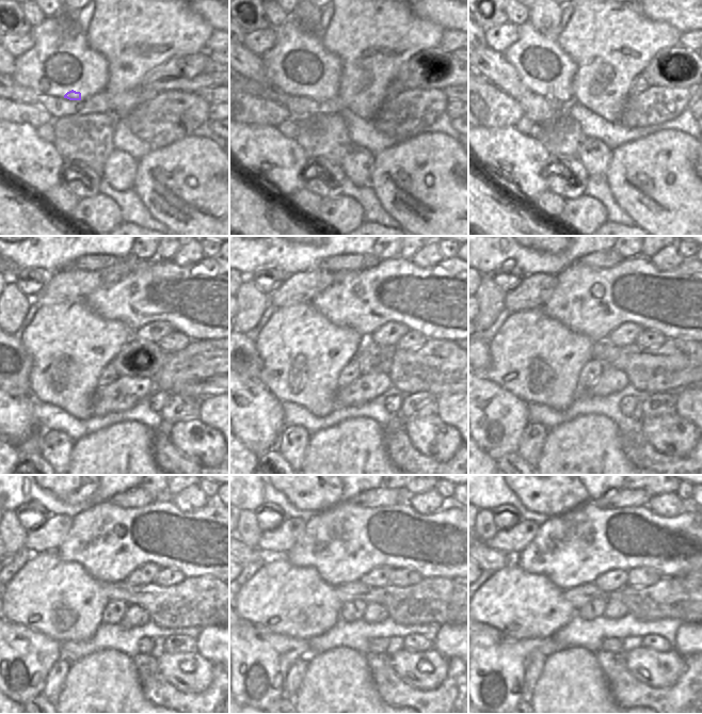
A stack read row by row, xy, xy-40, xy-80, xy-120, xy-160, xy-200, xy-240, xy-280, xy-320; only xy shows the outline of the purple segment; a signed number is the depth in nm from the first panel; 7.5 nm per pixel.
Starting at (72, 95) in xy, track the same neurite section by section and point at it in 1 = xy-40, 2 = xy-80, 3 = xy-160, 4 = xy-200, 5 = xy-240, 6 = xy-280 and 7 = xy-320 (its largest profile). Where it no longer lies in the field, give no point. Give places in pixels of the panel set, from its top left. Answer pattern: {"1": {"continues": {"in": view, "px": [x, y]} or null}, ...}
{"1": {"continues": {"in": "xy-40", "px": [310, 94]}}, "2": {"continues": {"in": "xy-80", "px": [551, 95]}}, "3": {"continues": {"in": "xy-160", "px": [301, 366]}}, "4": {"continues": {"in": "xy-200", "px": [539, 366]}}, "5": {"continues": {"in": "xy-240", "px": [66, 603]}}, "6": {"continues": {"in": "xy-280", "px": [297, 602]}}, "7": {"continues": {"in": "xy-320", "px": [519, 604]}}}

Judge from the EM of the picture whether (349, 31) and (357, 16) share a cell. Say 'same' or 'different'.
same

